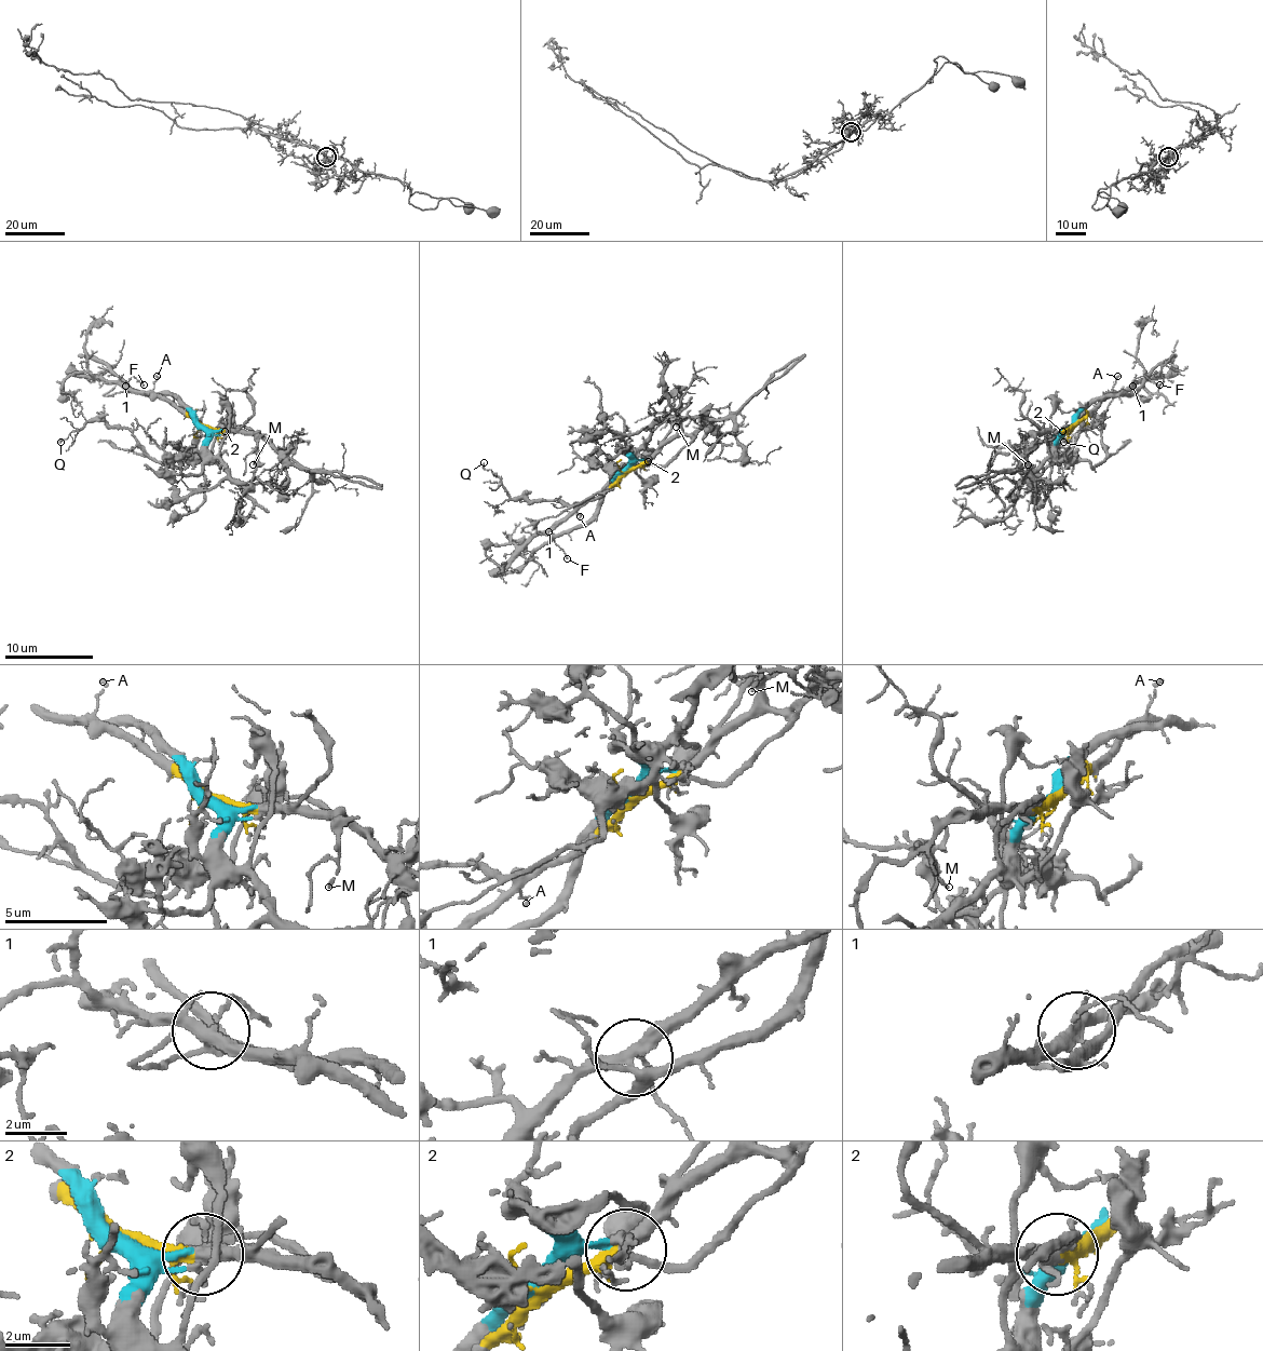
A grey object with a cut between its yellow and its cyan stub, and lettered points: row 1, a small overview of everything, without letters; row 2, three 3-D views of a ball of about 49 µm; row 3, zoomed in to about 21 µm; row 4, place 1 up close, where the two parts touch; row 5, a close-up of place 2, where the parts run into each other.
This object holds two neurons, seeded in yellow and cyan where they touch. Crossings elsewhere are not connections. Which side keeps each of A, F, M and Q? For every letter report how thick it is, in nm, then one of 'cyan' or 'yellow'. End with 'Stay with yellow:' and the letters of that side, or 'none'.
A: 140 nm thick; yellow
F: 110 nm thick; cyan
M: 120 nm thick; yellow
Q: 160 nm thick; cyan
Stay with yellow: A, M

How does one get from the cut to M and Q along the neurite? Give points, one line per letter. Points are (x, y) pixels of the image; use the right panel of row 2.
M: (1072, 427), (1065, 431), (1039, 431), (1019, 448), (1019, 455), (1028, 463)
Q: (1072, 427), (1059, 440), (1059, 459), (1089, 461), (1094, 468), (1105, 459), (1098, 419), (1063, 442)

